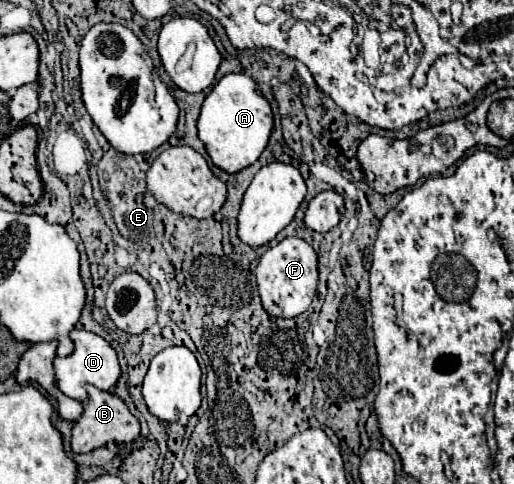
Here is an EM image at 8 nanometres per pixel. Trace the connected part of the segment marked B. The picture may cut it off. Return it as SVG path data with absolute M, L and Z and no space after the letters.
M88 386L88 400L84 402L82 416L72 424L72 452L86 454L94 448L104 446L106 442L132 442L140 436L140 426L136 416L130 414L126 404L112 392L102 392L94 386Z

